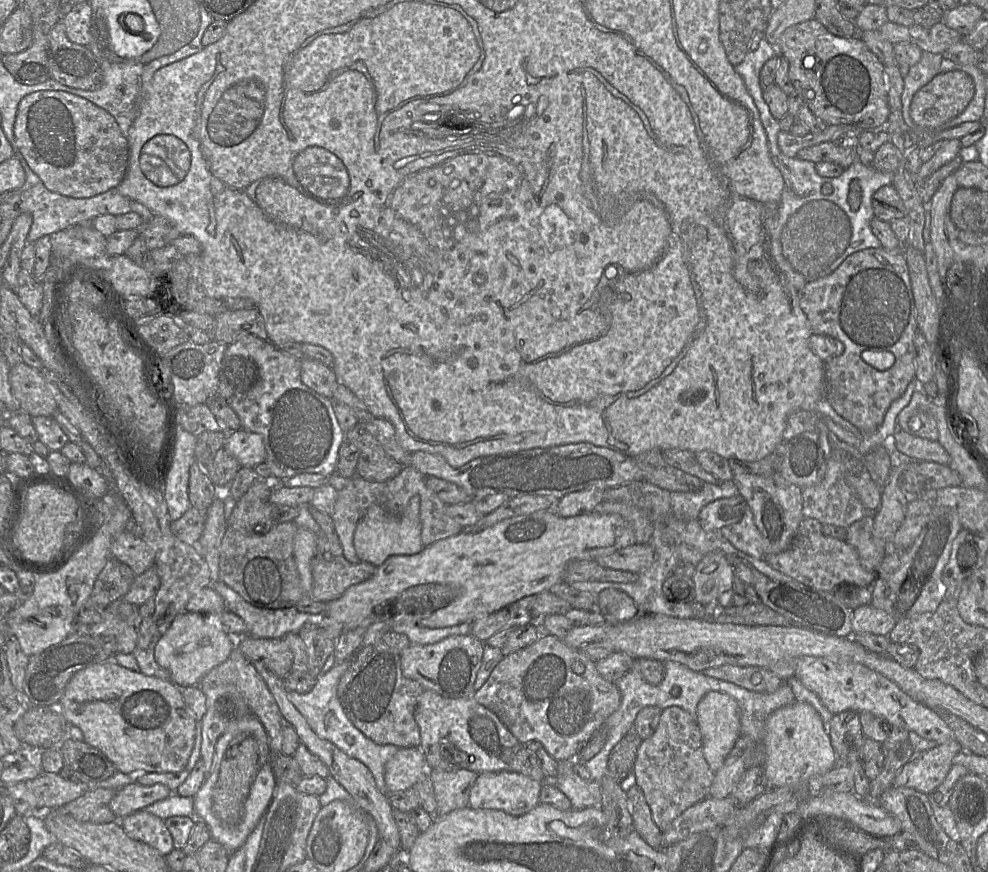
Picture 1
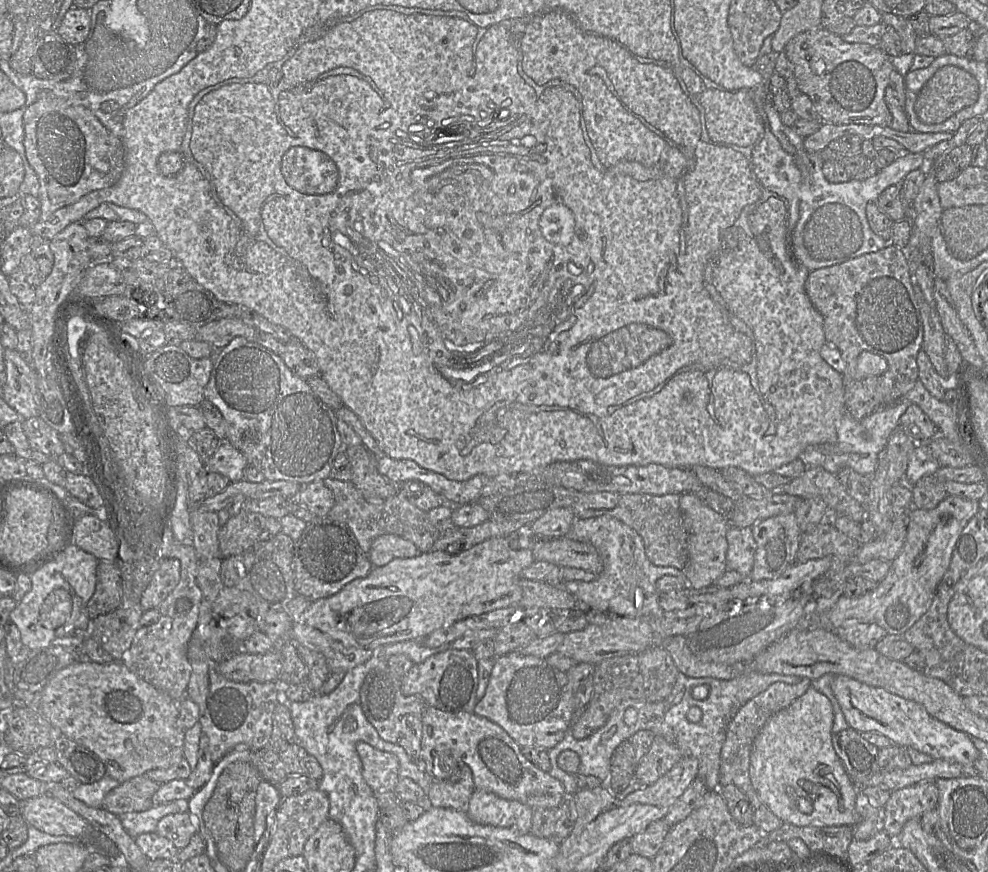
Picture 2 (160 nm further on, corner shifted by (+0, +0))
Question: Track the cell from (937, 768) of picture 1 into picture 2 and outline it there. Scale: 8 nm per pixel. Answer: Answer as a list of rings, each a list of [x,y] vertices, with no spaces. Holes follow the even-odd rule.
[[[922,781],[892,791],[883,808],[882,830],[893,839],[900,835],[905,823],[938,806],[939,790],[935,781]]]

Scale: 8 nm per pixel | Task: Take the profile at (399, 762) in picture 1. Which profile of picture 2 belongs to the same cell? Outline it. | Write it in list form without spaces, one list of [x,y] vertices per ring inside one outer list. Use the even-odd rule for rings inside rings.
[[[358,742],[356,750],[362,762],[363,778],[371,789],[375,792],[393,791],[400,780],[397,756],[365,742]]]

